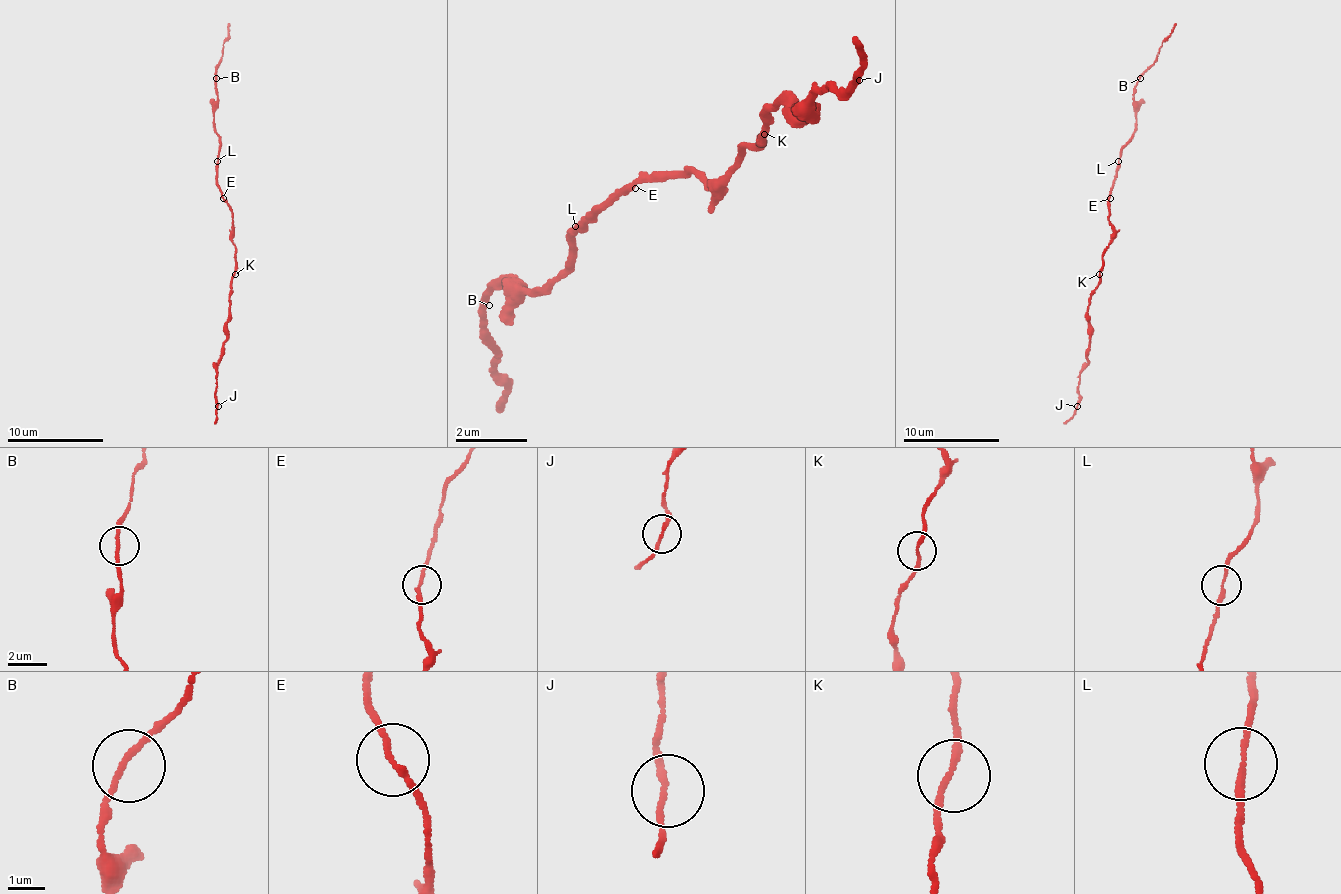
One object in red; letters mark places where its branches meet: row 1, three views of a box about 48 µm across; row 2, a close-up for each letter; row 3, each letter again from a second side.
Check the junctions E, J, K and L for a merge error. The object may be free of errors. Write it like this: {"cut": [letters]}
{"cut": ["L"]}

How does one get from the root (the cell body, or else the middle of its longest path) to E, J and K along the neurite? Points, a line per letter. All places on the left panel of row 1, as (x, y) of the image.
E: (232, 217), (232, 207), (223, 198)
J: (232, 217), (236, 270), (228, 296), (223, 353), (216, 370), (218, 406)
K: (232, 217), (235, 274)

